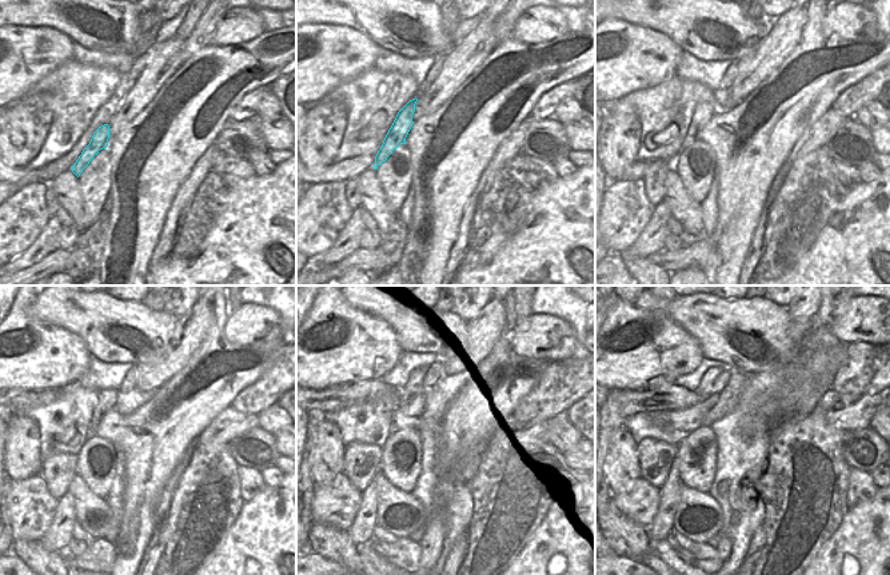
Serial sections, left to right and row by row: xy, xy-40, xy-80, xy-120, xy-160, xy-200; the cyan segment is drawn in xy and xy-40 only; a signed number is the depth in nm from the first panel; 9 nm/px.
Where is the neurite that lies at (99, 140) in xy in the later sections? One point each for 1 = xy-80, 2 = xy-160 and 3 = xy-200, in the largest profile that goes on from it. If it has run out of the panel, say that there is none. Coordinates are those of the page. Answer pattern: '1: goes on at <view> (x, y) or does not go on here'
1: goes on at xy-80 (706, 107)
2: goes on at xy-160 (415, 376)
3: goes on at xy-200 (713, 372)

